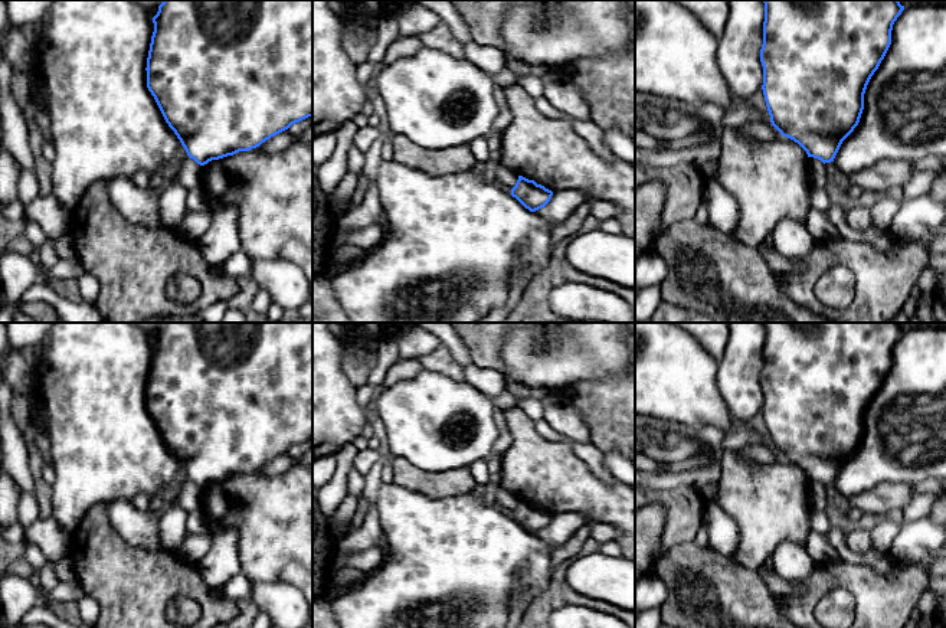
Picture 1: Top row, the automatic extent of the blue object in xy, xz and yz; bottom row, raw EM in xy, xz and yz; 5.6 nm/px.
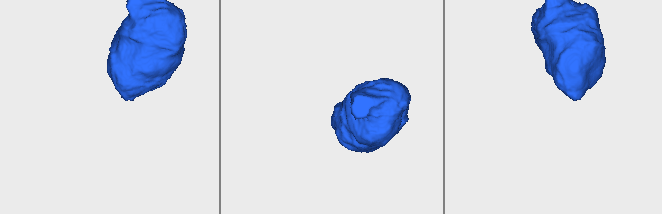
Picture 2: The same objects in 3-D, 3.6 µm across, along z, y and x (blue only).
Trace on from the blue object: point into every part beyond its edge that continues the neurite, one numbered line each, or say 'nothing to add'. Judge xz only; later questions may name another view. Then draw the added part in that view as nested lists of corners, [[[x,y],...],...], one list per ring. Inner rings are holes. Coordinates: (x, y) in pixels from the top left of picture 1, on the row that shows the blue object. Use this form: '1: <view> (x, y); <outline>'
nothing to add

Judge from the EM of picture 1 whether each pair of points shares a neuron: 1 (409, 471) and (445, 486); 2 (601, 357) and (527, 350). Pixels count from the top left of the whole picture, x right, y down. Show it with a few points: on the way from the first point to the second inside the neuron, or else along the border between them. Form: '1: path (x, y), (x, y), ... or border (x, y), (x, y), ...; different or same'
1: path (418, 480), (437, 484); same
2: path (582, 350), (546, 350); same

